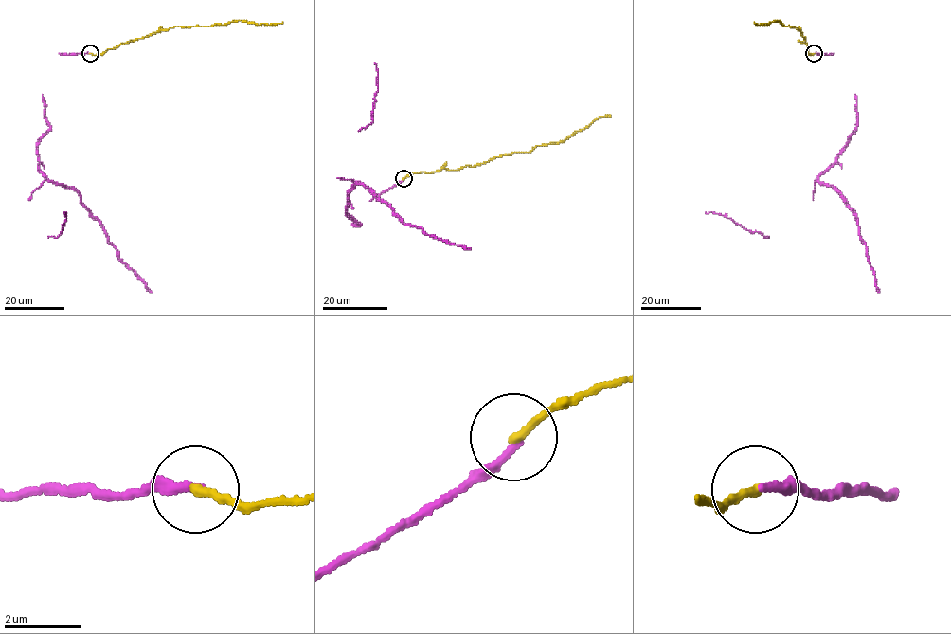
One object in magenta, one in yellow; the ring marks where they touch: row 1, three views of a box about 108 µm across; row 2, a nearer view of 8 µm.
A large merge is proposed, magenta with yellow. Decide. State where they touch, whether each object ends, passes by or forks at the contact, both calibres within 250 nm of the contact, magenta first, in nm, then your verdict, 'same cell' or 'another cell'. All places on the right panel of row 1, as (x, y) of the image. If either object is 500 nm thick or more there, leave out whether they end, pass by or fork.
place (814, 53); magenta ends; yellow ends; calibres 220 and 220 nm; same cell

